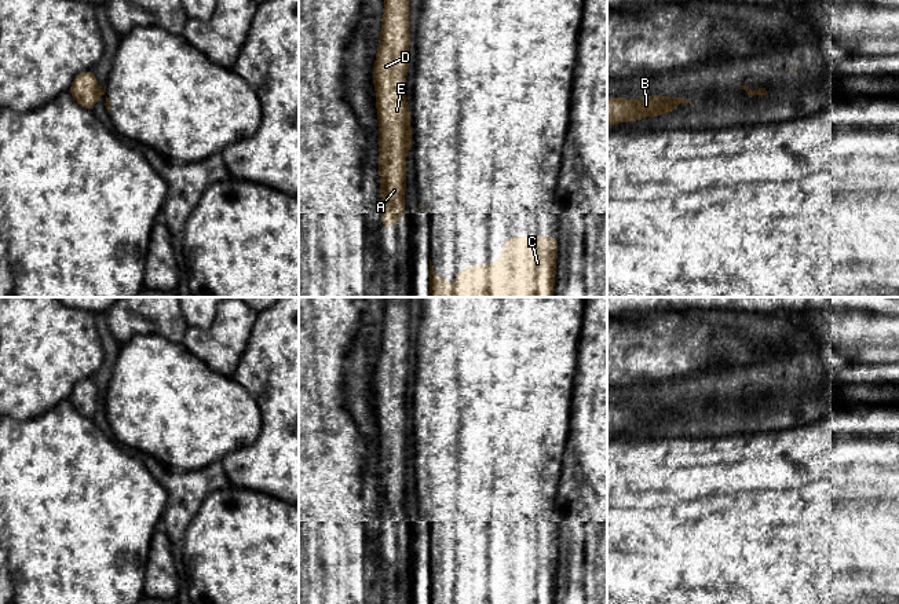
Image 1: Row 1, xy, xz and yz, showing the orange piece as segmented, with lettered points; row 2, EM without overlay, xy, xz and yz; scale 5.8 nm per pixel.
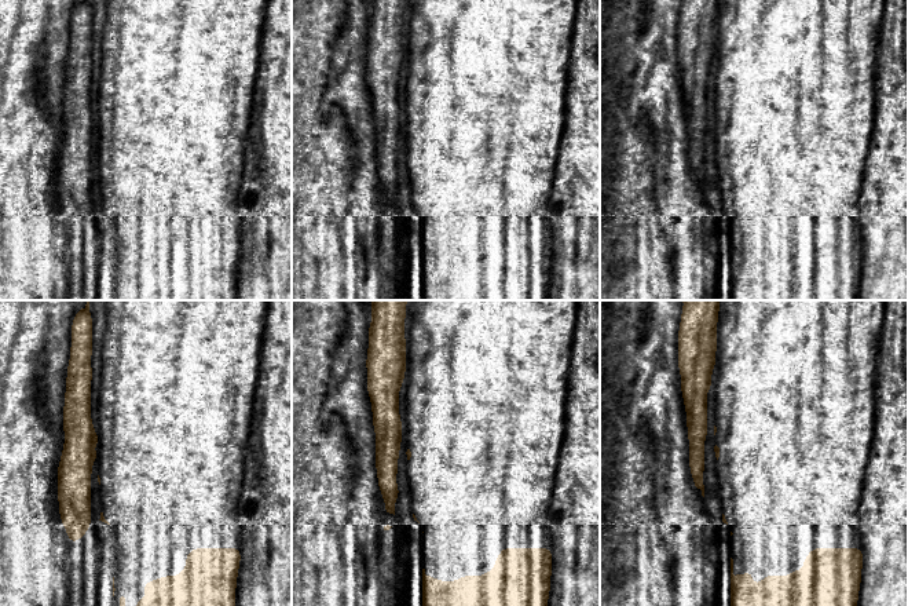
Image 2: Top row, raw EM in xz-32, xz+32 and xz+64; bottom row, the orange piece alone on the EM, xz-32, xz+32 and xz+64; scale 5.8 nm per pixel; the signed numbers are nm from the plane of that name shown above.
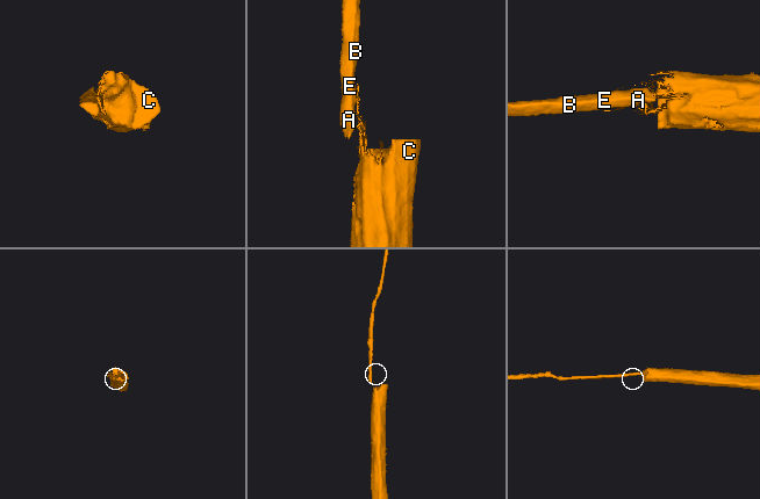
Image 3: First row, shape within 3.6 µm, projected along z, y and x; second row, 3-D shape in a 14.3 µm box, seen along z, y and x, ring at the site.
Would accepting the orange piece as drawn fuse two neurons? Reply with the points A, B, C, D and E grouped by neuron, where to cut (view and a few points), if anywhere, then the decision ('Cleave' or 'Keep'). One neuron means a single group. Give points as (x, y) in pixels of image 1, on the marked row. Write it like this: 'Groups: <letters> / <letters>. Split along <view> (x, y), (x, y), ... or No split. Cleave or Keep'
Groups: A B D E / C. Split along xz (409, 130), (410, 139). Cleave

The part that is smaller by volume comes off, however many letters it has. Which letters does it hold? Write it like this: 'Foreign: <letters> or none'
Foreign: A, B, D, E

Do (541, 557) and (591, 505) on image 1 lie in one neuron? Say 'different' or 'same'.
different

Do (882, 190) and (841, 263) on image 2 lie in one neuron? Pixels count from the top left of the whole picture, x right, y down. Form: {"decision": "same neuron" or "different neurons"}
{"decision": "different neurons"}

